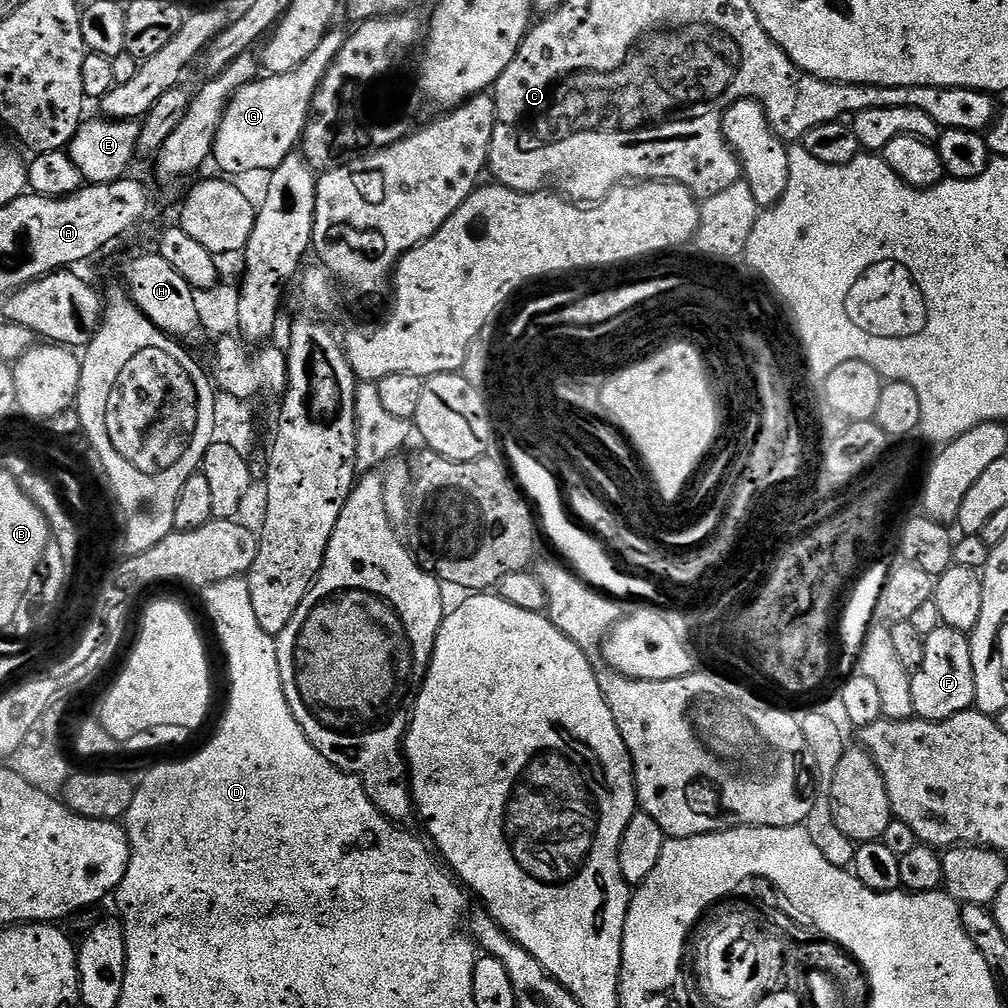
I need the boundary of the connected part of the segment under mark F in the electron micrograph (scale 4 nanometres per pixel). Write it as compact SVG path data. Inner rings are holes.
M942 626L924 637L924 645L926 658L922 658L919 670L912 673L916 716L922 720L948 720L954 714L969 711L976 702L971 639L963 632Z

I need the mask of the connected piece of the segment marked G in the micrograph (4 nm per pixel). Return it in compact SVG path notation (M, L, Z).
M330 30L322 42L318 42L310 58L306 58L298 70L277 76L265 75L253 84L240 88L228 101L228 109L218 126L212 147L214 164L216 160L225 177L240 178L236 176L248 176L251 172L270 174L287 156L297 151L312 111L315 92L346 39L344 32L336 31Z

